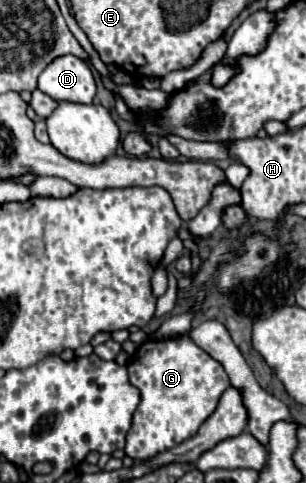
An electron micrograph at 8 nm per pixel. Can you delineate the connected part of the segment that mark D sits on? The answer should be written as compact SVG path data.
M72 54L54 58L38 76L38 88L58 102L92 104L96 94L96 82L90 66Z

